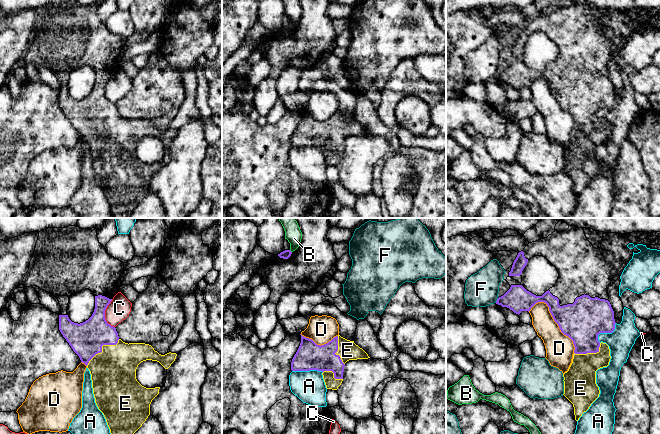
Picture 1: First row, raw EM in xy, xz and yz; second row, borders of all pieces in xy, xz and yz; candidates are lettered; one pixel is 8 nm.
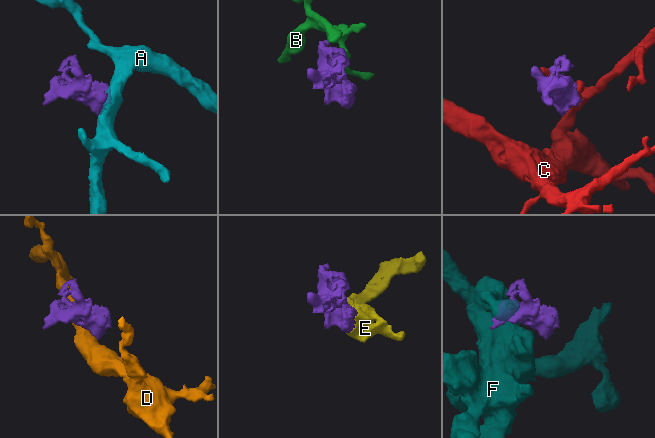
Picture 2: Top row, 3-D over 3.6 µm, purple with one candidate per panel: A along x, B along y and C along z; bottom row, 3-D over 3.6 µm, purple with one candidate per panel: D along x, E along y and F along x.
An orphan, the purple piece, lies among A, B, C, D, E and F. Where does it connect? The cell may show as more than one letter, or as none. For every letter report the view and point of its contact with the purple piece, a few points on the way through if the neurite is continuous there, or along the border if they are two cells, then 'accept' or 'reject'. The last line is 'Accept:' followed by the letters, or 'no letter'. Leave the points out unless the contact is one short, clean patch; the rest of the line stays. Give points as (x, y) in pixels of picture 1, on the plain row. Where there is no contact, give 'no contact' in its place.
A: contact xz (307, 146); reject
B: contact xz (290, 27); border xz (289, 26), (291, 28); reject
C: contact xy (104, 90); border xy (112, 75), (105, 86), (105, 96), (114, 103); reject
D: contact yz (557, 99); reject
E: contact xy (101, 124); accept
F: contact yz (497, 76); border yz (498, 74), (495, 78); reject
Accept: E

